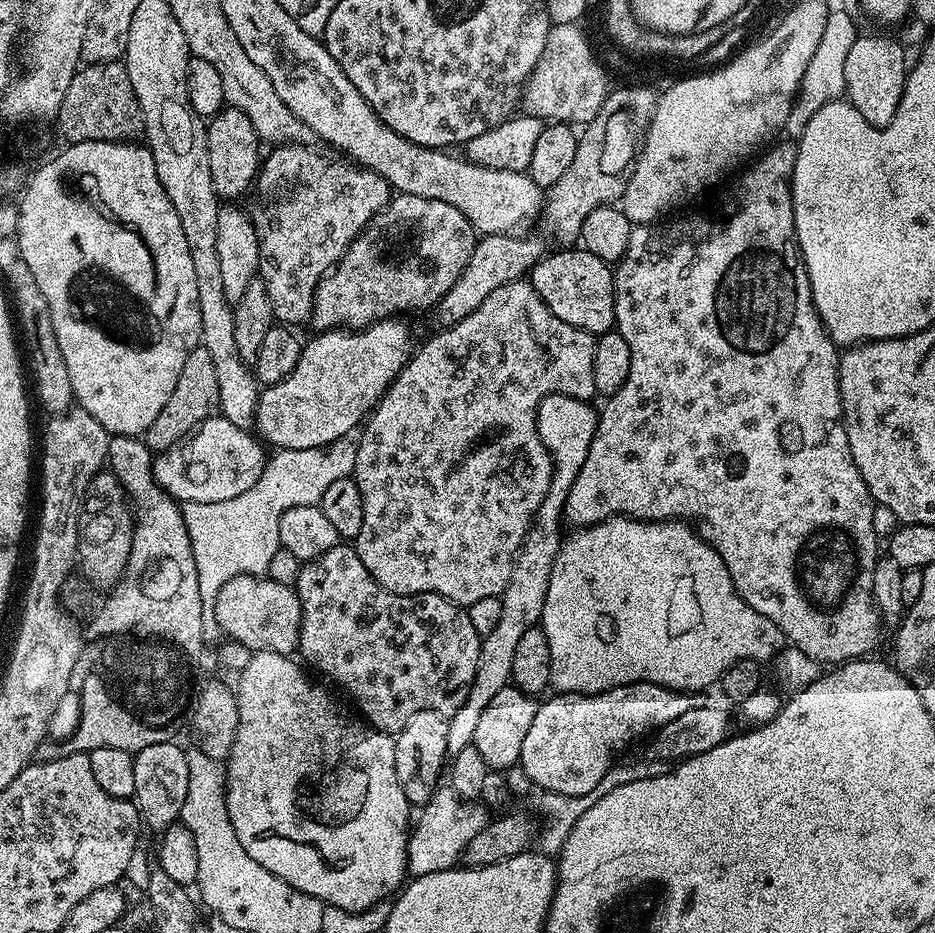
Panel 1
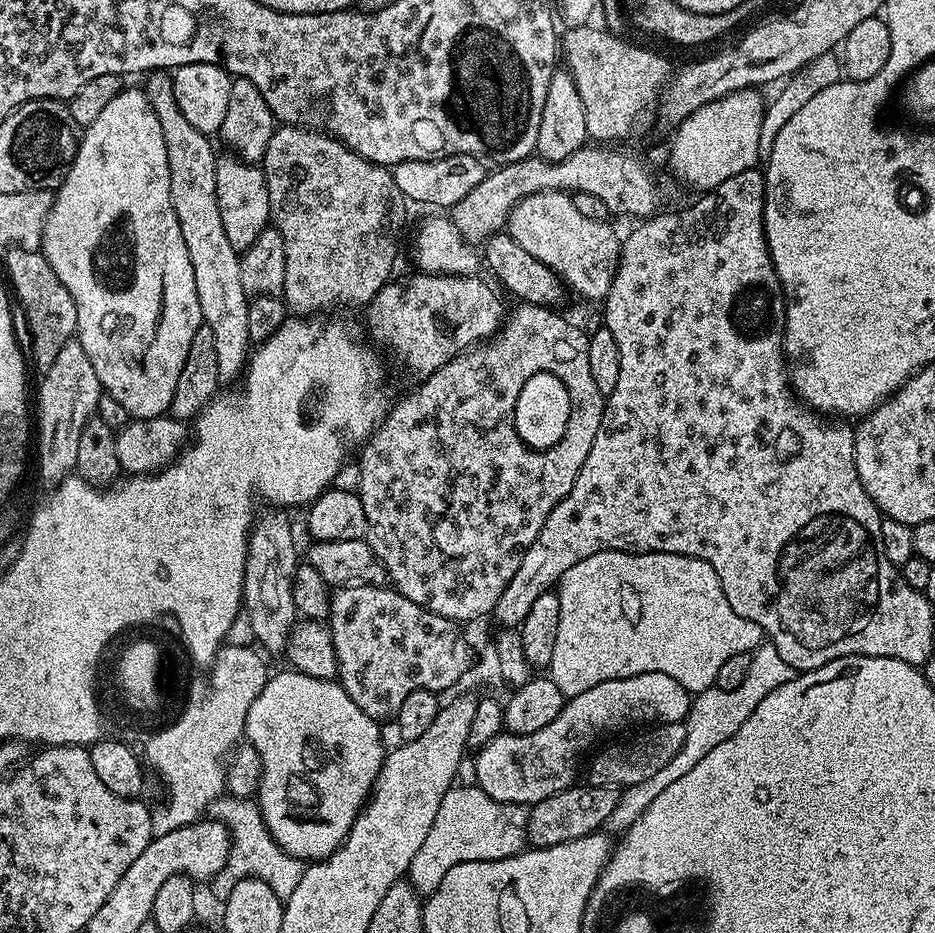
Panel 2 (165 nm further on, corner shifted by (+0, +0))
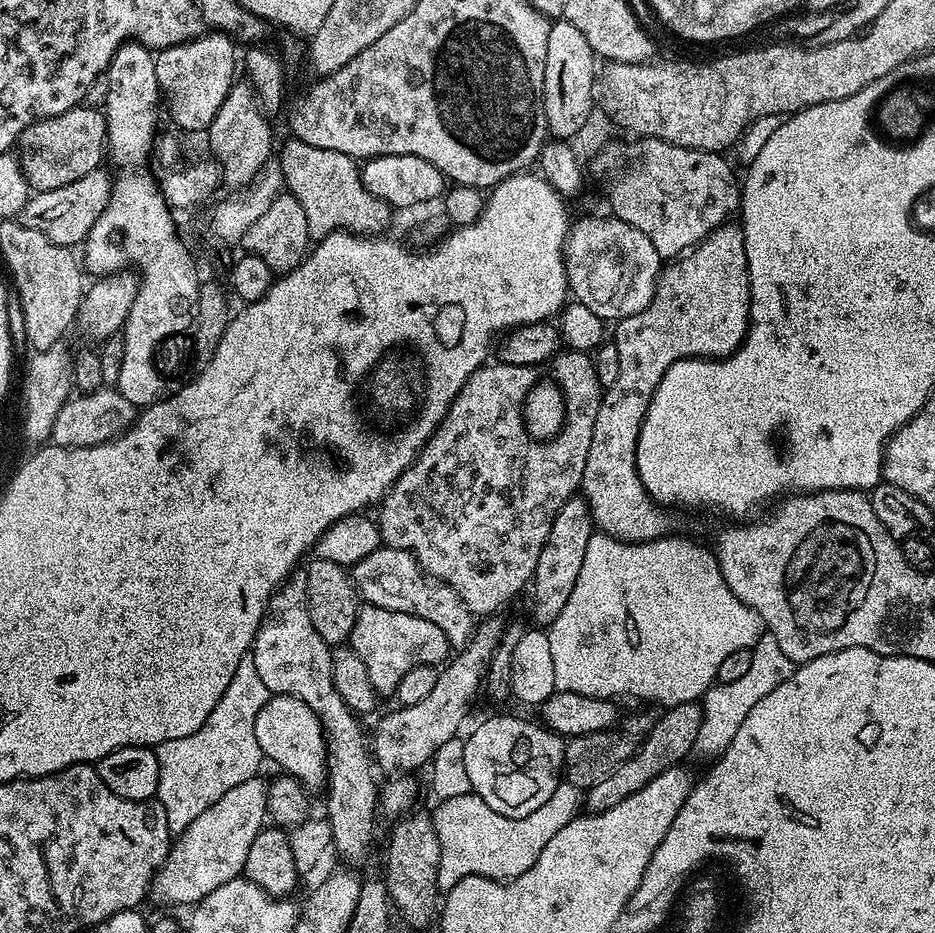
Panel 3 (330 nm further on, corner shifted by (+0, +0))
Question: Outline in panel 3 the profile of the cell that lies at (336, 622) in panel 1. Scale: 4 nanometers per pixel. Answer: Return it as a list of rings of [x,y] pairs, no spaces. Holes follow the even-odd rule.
[[[373,604],[361,607],[358,618],[354,622],[354,630],[350,637],[350,647],[362,658],[366,666],[366,674],[370,674],[370,686],[381,696],[391,697],[396,691],[398,682],[414,670],[414,666],[434,664],[443,665],[450,656],[450,645],[446,634],[434,626],[434,622],[426,622],[426,618],[418,618],[414,614],[398,614],[390,610],[382,610]]]

